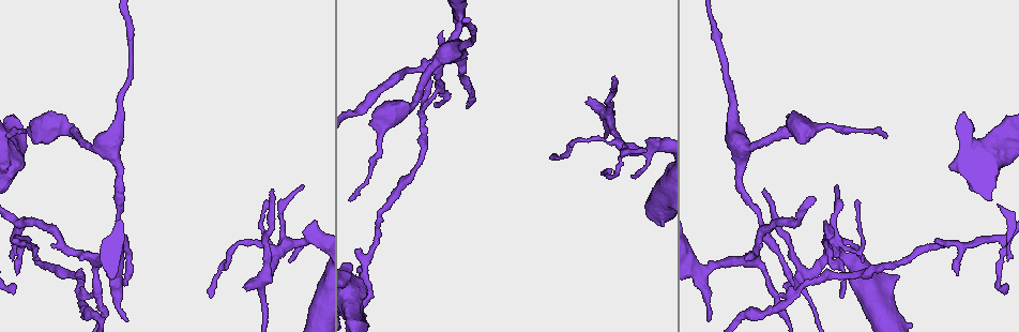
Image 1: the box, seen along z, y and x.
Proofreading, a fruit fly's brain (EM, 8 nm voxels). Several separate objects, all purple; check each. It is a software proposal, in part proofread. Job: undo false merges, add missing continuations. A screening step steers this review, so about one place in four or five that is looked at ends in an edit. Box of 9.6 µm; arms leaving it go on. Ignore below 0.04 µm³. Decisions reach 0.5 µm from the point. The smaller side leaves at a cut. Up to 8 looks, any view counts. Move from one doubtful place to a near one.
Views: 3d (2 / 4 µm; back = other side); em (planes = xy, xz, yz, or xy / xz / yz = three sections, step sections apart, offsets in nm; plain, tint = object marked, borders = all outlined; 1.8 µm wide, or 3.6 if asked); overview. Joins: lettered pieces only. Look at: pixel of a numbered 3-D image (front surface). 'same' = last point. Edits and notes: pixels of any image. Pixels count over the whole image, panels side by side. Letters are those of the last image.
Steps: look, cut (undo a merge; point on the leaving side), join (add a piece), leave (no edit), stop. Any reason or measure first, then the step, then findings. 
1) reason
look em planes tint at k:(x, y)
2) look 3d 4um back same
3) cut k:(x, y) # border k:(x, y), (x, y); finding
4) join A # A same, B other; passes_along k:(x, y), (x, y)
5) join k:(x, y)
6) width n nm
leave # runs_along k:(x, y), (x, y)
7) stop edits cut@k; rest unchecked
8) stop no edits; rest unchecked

four or more arms meet
look 3d 4um at 1:(784, 296)

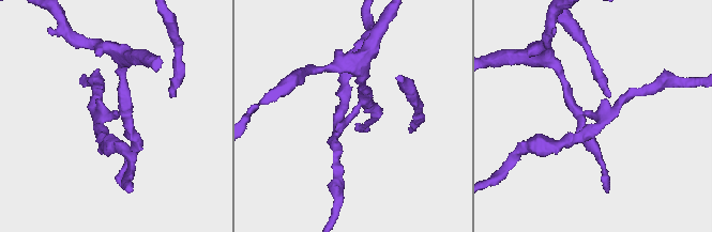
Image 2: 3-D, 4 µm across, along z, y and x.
arms 4
look em xz step 8 borders at 2:(596, 114)

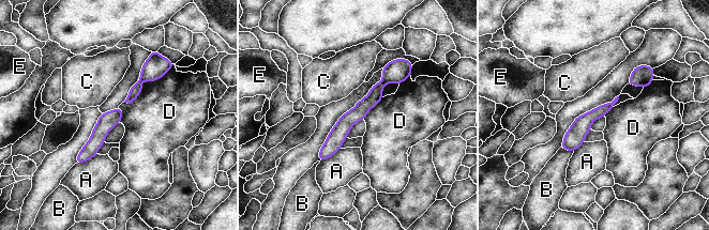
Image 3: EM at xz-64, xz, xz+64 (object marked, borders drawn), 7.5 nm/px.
cut 3:(363, 106) # A other, B other, C other, D other, E other; border 3:(382, 79), (385, 83); a second cell is stuck on

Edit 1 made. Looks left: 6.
look overview

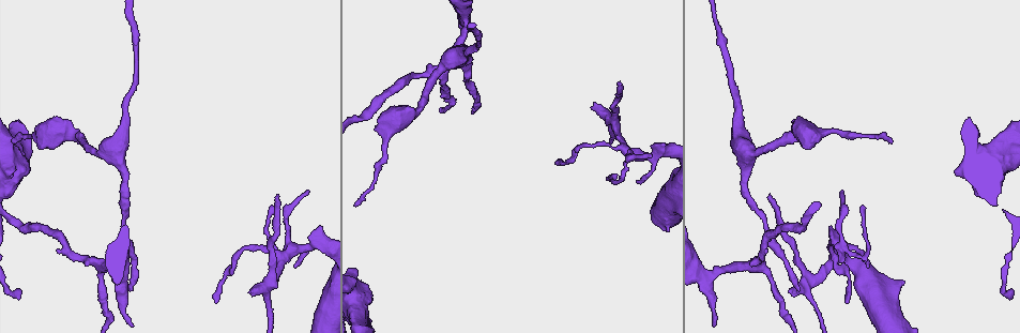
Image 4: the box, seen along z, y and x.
branch stops here
look em yz step 16 borders at 4:(251, 289)

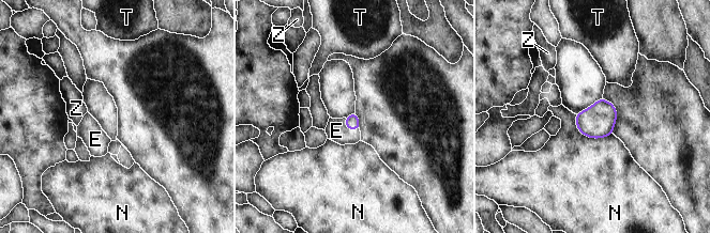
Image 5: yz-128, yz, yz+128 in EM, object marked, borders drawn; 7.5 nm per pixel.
longest_contact N 320 nm
join E # E same, N other, T other, Z other; passes_along 5:(352, 122), (348, 128), (336, 130); it goes on there

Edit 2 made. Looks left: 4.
tapers out
look 3d 2um at 4:(842, 191)

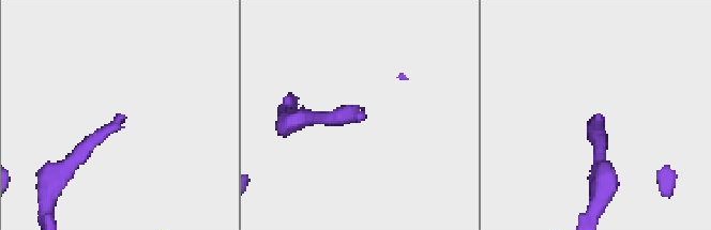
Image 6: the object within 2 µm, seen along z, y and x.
now the EM
look em xy step 4 borders at 6:(123, 115)

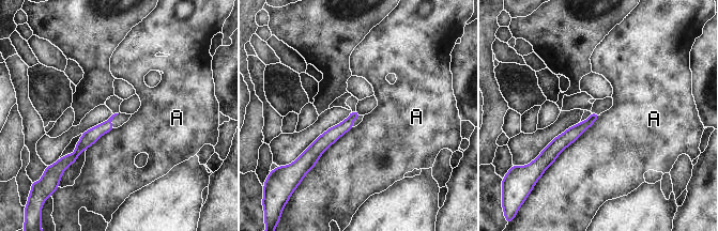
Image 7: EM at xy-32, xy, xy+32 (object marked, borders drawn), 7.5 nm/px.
look em planes borders same

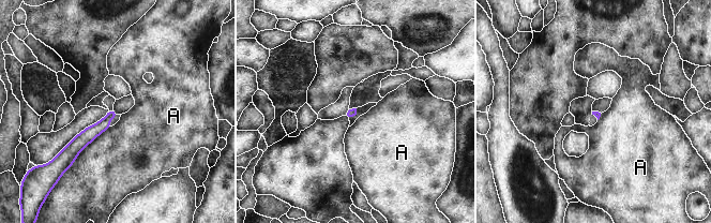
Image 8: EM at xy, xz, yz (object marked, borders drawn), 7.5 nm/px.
leave # A other; no lettered piece goes on from it

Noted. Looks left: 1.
stop edits cut@3, join@5; rest unchecked

